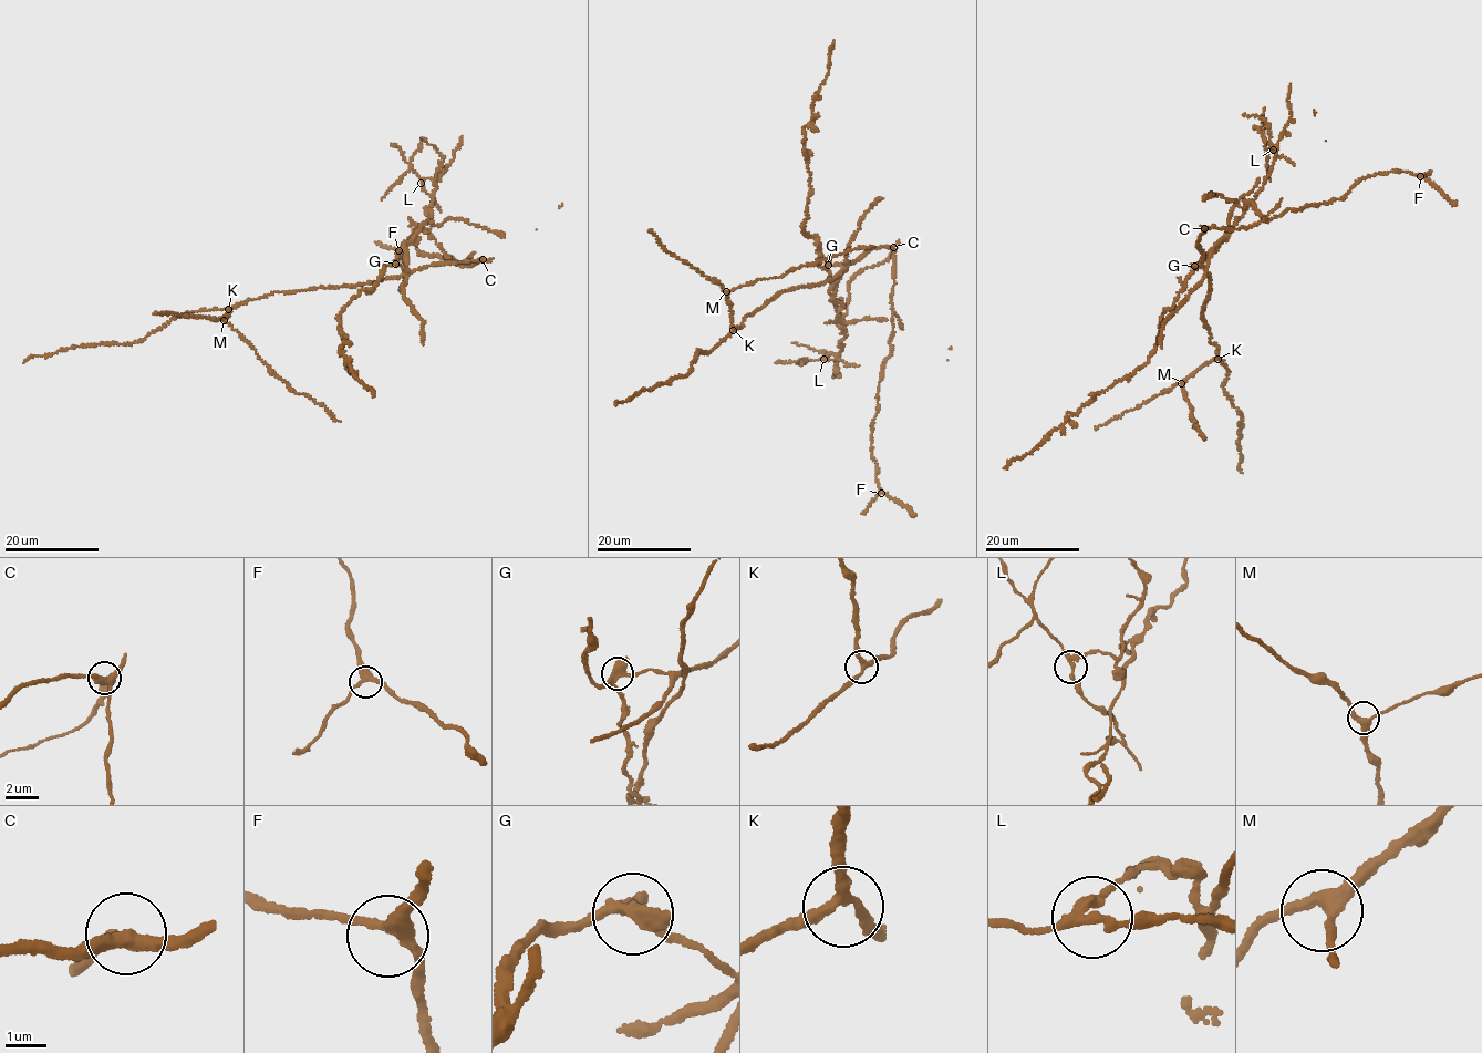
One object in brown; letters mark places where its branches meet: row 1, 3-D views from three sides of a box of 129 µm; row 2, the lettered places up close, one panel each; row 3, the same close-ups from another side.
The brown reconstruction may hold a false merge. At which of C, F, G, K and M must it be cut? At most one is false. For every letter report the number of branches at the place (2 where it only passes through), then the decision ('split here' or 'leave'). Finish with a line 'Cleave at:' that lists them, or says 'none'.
C: 3 branches meet; leave
F: 3 branches meet; leave
G: 3 branches meet; split here
K: 3 branches meet; leave
M: 3 branches meet; leave
Cleave at: G

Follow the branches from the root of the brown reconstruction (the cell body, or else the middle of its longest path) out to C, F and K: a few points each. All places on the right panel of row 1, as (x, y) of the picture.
C: (1208, 274), (1198, 245), (1204, 228)
F: (1208, 274), (1198, 245), (1209, 227), (1267, 223), (1288, 209), (1339, 199), (1377, 174), (1395, 169), (1420, 176)
K: (1208, 274), (1210, 291), (1201, 317), (1211, 341), (1216, 346), (1218, 359)

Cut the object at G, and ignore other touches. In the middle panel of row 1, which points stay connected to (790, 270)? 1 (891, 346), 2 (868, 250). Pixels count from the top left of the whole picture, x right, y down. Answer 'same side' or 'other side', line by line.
1: same side
2: same side

